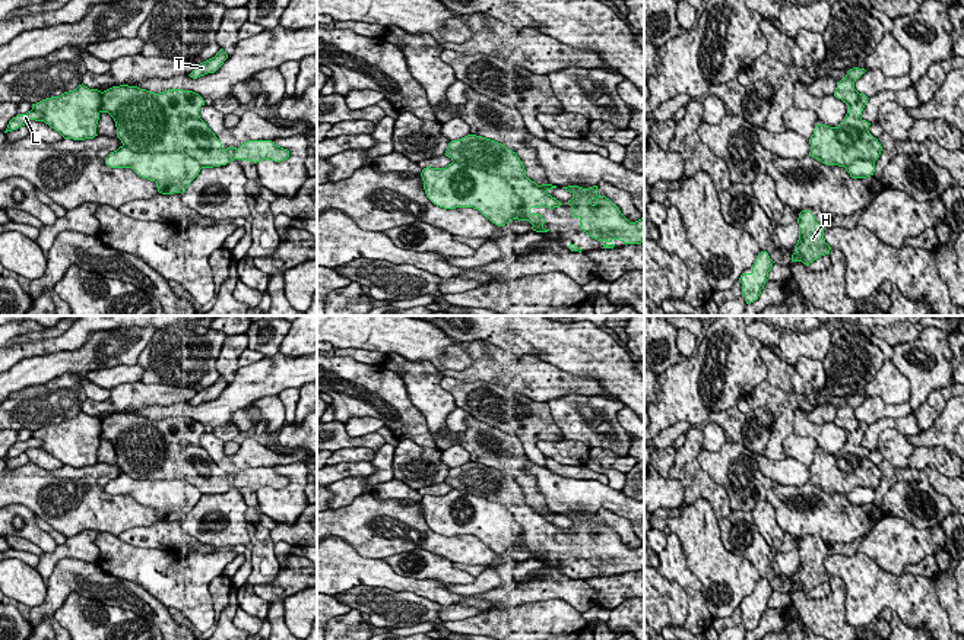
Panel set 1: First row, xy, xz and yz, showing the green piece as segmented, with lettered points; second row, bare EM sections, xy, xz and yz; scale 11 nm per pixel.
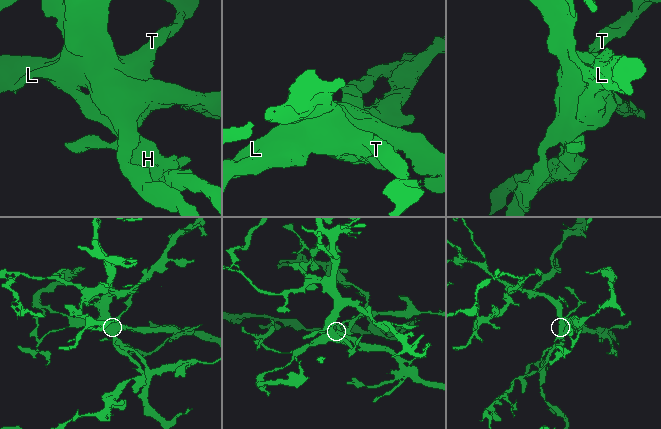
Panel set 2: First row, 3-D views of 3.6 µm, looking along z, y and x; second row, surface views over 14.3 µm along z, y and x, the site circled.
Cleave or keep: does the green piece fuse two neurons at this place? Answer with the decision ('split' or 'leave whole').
split

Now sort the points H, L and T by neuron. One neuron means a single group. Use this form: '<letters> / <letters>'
H / L T

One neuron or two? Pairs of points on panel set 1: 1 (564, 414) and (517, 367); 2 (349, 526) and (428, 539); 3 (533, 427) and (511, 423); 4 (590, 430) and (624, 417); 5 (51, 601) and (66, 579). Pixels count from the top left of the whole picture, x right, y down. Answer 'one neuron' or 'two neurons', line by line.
1: two neurons
2: one neuron
3: one neuron
4: two neurons
5: one neuron

